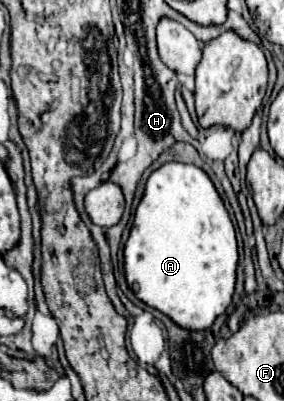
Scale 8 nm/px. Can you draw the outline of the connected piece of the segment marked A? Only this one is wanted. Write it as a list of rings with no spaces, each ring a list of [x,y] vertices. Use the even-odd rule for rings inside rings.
[[[167,162],[149,176],[145,196],[137,206],[123,254],[127,284],[135,292],[135,296],[147,306],[169,316],[177,326],[183,326],[185,330],[209,330],[215,318],[221,316],[231,304],[239,264],[235,228],[211,178],[199,166]]]

